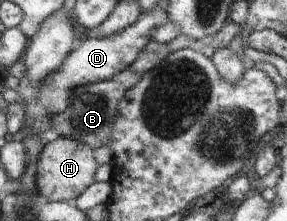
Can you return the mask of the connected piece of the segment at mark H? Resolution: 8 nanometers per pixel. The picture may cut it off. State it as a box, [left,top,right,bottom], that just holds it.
[36,136,99,202]

